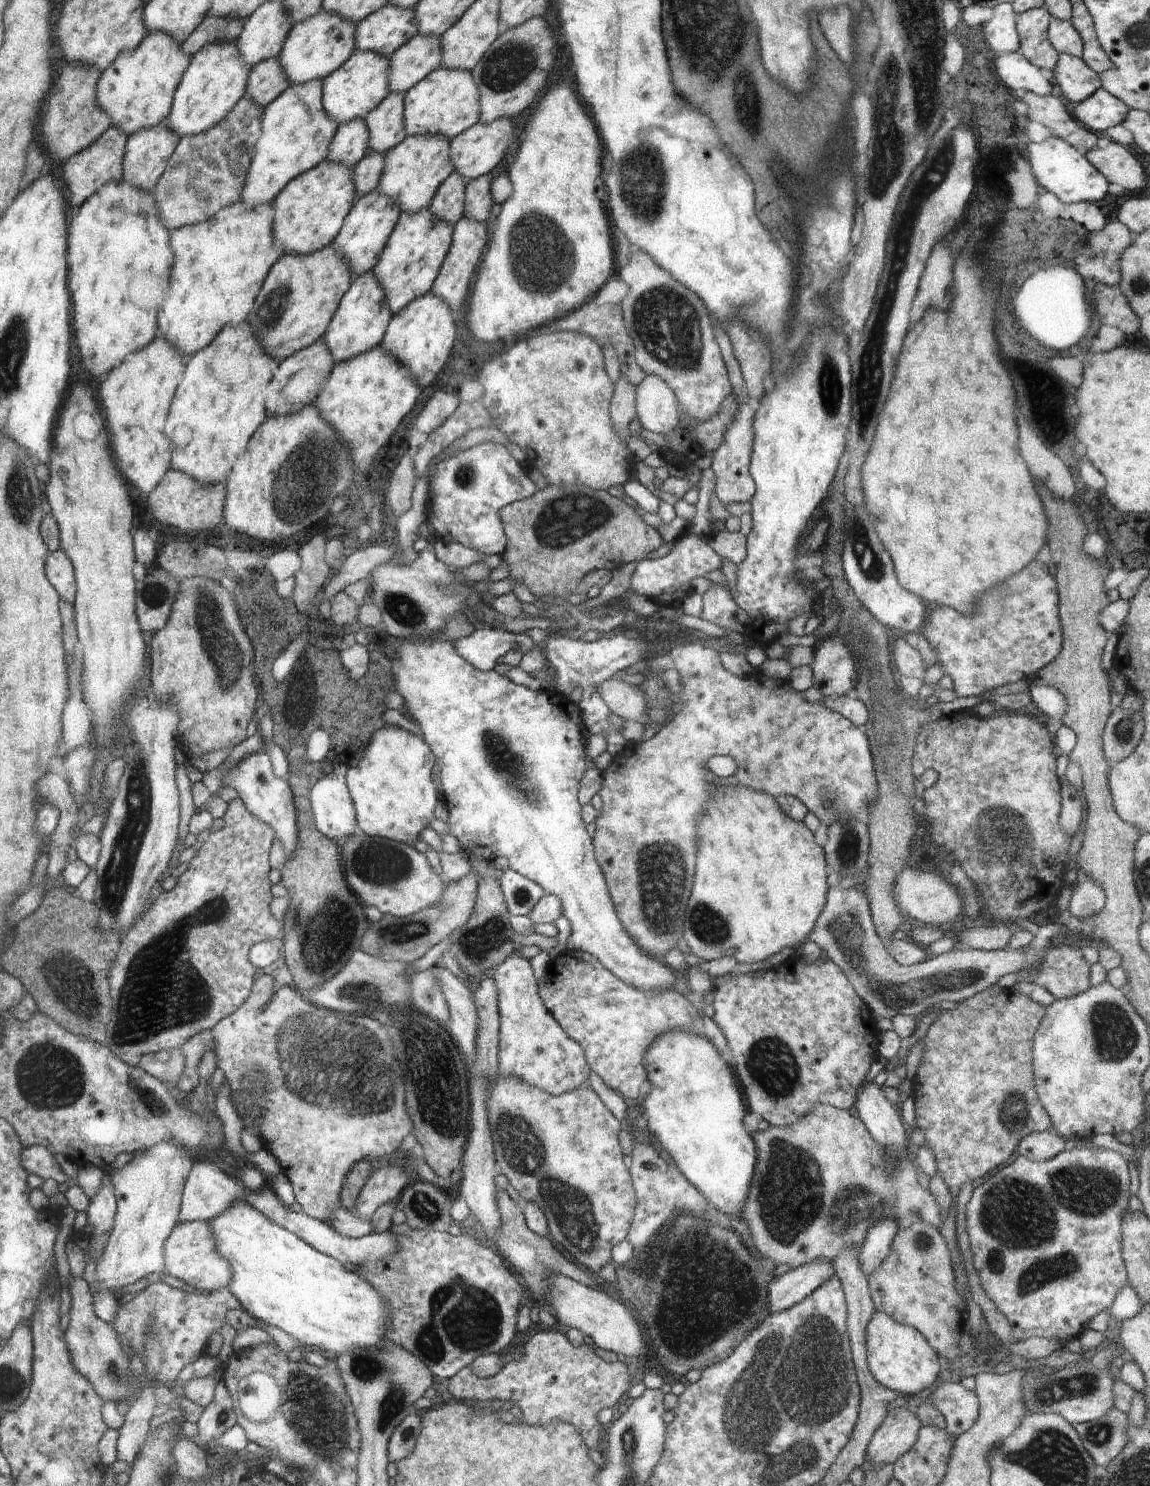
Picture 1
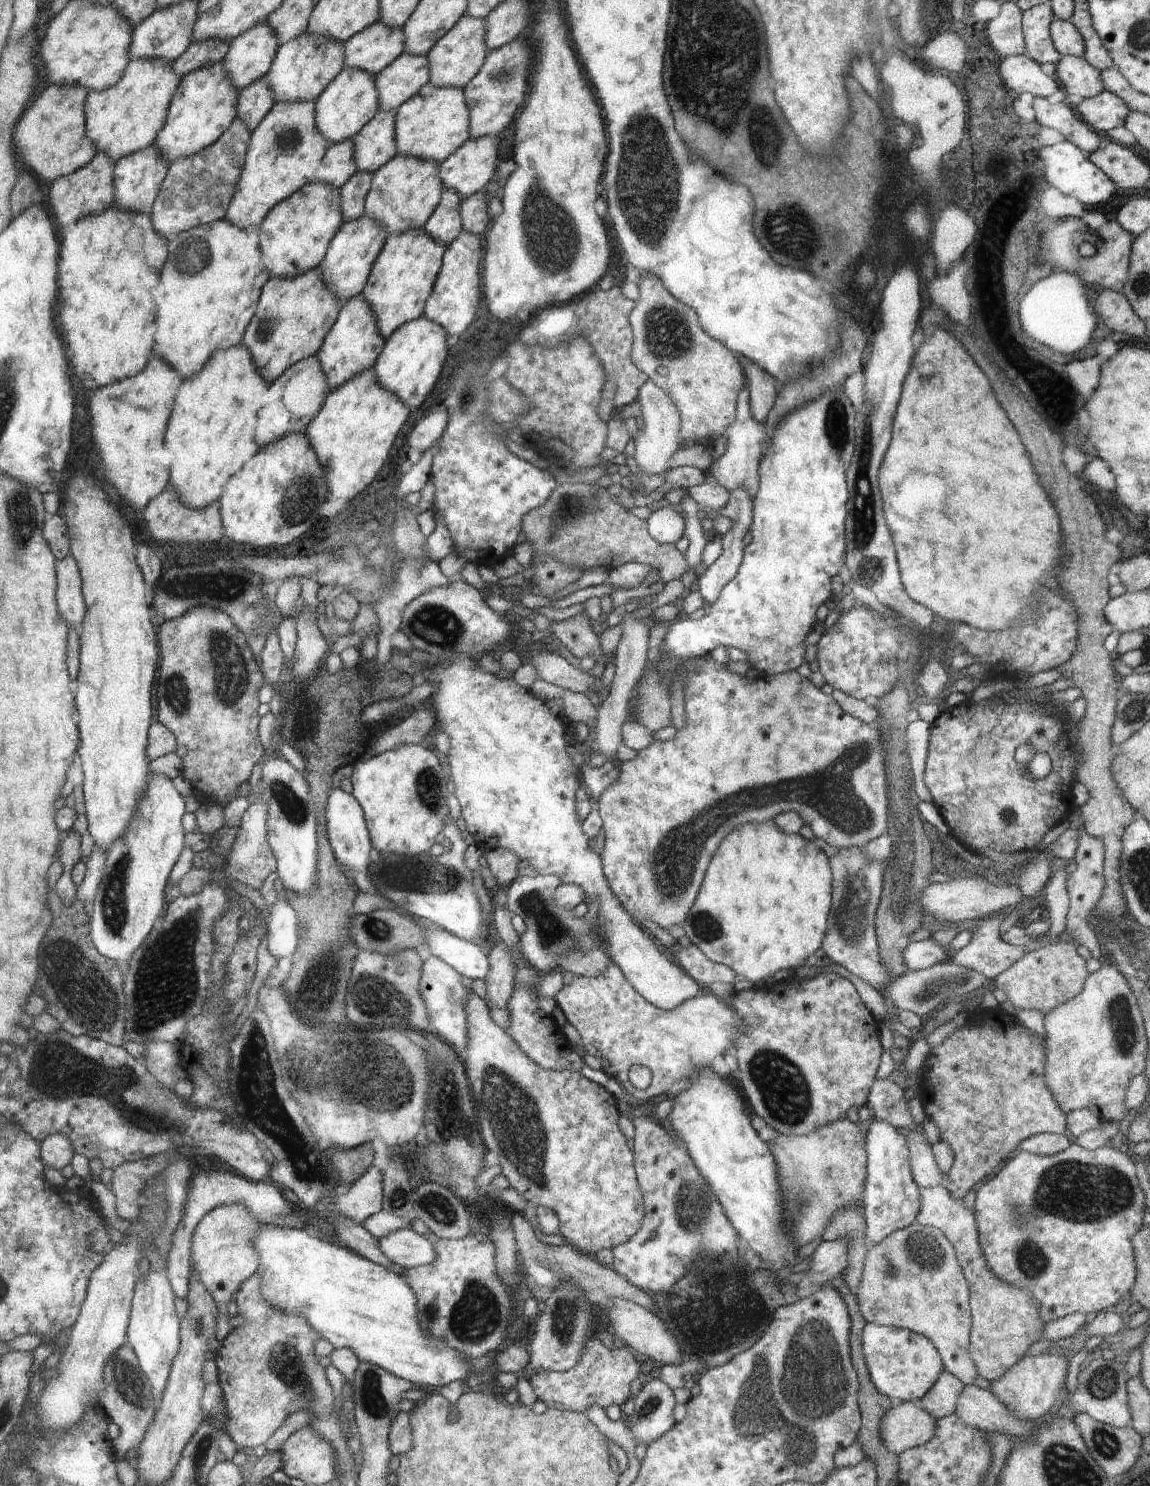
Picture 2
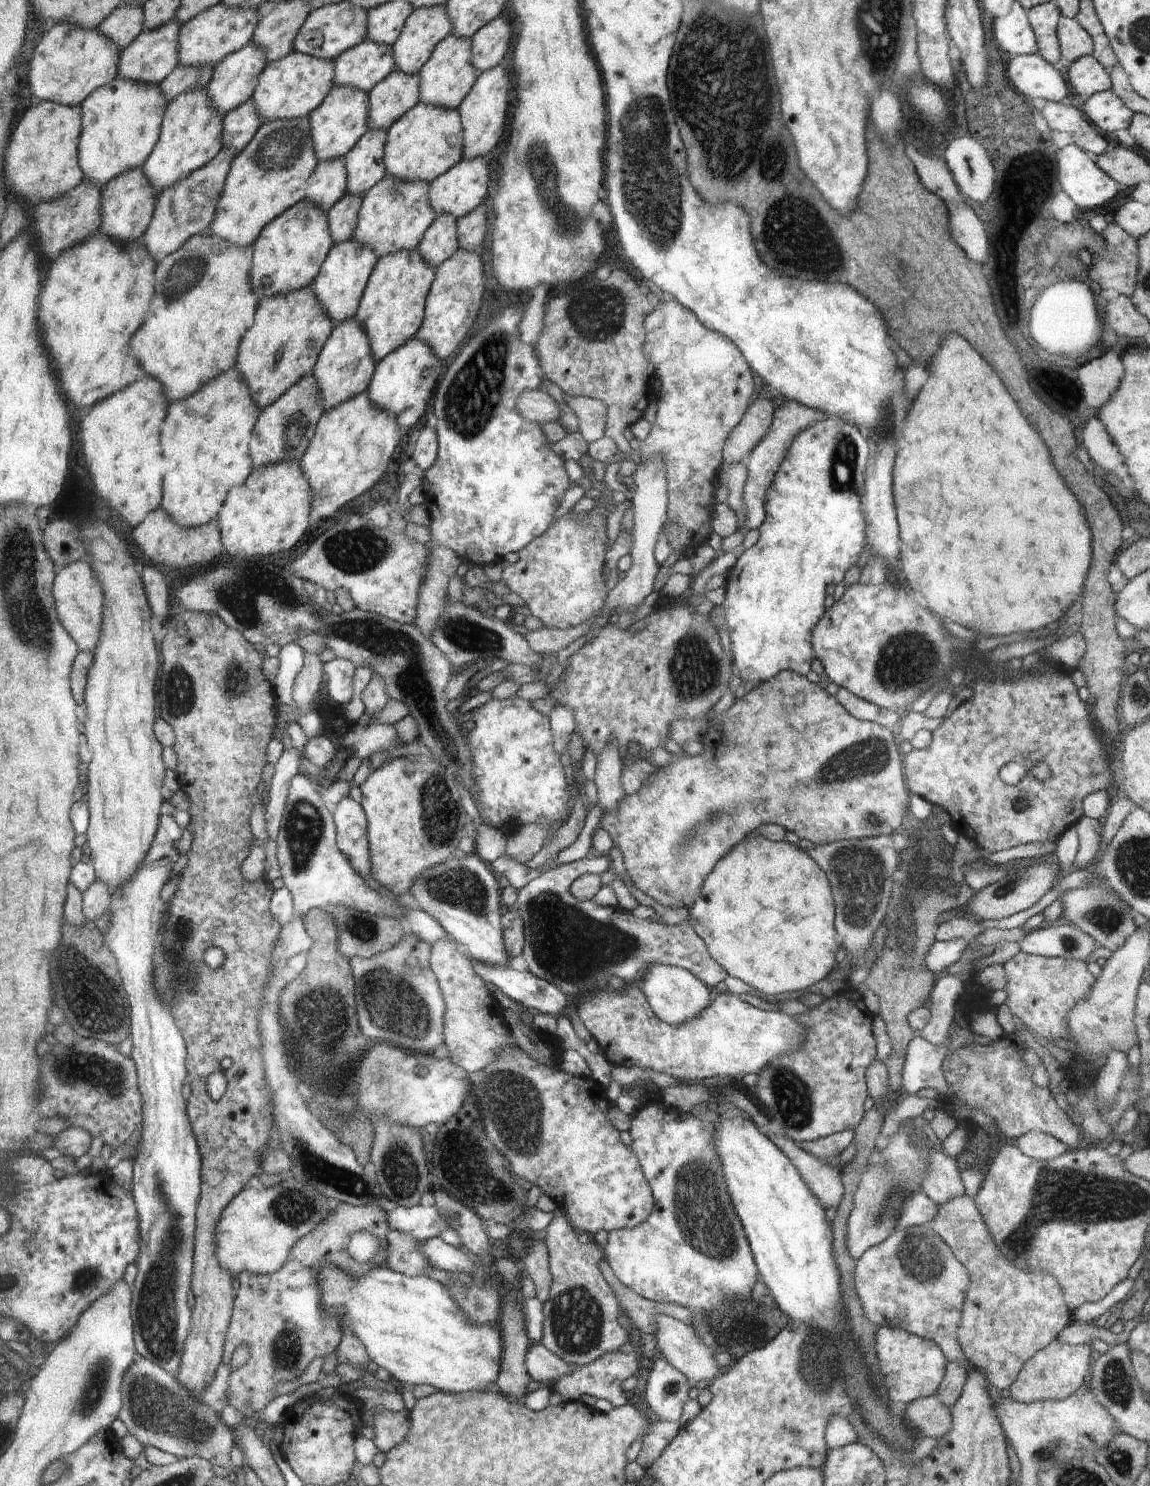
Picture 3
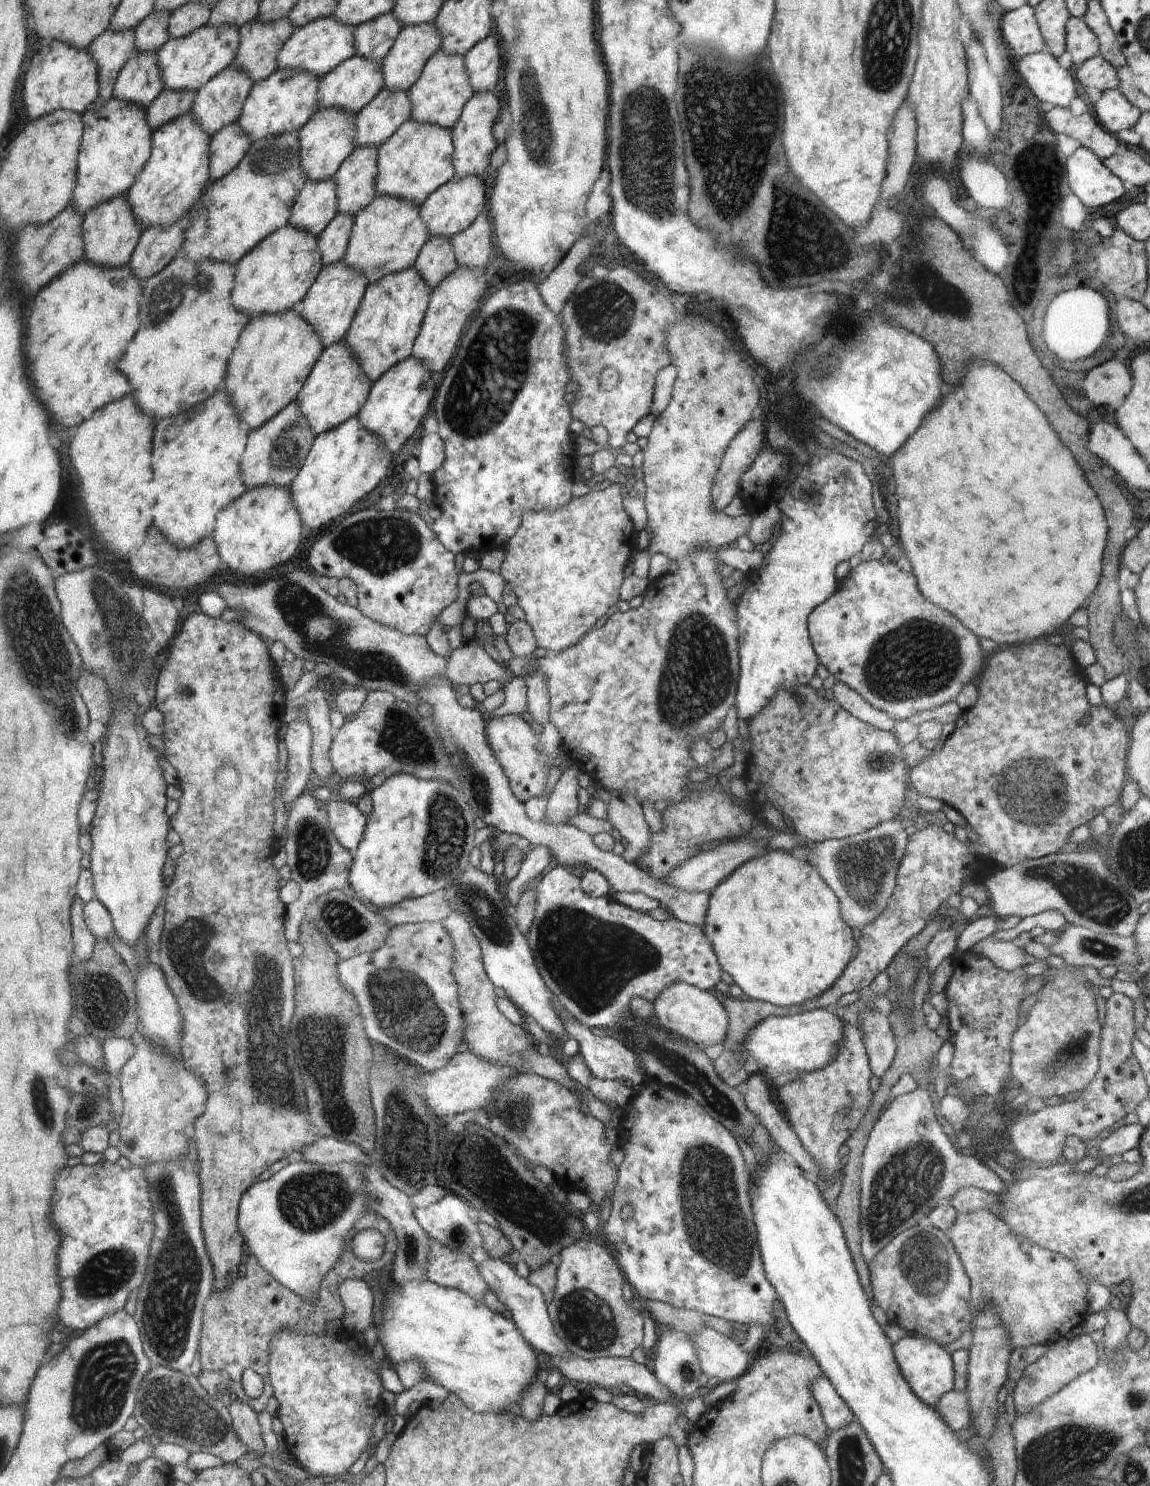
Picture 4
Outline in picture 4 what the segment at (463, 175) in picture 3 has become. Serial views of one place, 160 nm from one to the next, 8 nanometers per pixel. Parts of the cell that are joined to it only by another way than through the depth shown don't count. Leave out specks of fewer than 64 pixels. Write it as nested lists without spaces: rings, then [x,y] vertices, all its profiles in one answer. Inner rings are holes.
[[[476,175],[454,176],[420,205],[420,213],[428,225],[430,236],[443,236],[451,240],[455,234],[474,222],[474,219],[484,210],[484,206],[486,206],[486,192]]]

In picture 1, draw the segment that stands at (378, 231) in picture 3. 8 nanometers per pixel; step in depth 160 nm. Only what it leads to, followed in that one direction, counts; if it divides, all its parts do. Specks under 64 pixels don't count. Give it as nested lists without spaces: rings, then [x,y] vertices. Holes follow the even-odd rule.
[[[440,133],[408,135],[385,152],[385,167],[376,190],[397,200],[402,211],[416,212],[428,207],[438,187],[455,171],[450,140]]]

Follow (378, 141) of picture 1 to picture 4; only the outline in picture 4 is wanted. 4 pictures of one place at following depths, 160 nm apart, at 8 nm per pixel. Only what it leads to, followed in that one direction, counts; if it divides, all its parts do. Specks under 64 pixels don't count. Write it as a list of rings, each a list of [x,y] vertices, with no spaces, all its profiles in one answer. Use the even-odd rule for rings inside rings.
[[[358,145],[356,150],[341,164],[333,178],[337,184],[337,210],[348,213],[353,218],[358,211],[364,210],[376,198],[375,180],[378,180],[378,148]]]

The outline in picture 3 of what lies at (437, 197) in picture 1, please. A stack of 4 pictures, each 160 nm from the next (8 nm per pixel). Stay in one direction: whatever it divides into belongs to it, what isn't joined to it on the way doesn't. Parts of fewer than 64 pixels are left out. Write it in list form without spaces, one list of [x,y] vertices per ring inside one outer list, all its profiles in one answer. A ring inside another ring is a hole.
[[[452,213],[438,215],[436,222],[424,232],[424,238],[417,244],[422,256],[436,268],[459,249],[459,234],[456,228],[457,218]]]

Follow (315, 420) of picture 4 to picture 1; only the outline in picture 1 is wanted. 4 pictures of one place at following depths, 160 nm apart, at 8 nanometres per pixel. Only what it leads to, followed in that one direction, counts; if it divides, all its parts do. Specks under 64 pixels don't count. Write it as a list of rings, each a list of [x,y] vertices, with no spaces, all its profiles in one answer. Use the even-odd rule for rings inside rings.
[[[373,270],[354,278],[352,286],[345,292],[345,296],[333,316],[330,327],[322,336],[334,356],[335,364],[380,345],[388,330],[392,314],[385,288]]]

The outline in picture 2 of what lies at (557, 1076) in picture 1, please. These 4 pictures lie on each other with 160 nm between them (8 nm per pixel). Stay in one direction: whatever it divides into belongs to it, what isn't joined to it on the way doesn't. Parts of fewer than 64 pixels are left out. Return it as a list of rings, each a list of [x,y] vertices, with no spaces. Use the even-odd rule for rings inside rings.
[[[496,904],[494,921],[498,938],[505,942],[509,950],[513,953],[515,961],[515,975],[513,980],[513,991],[510,1000],[507,1002],[509,1014],[509,1025],[505,1031],[517,1042],[518,1048],[526,1053],[530,1060],[546,1070],[579,1072],[582,1068],[582,1058],[574,1052],[574,1048],[568,1044],[564,1038],[560,1026],[554,1022],[552,1015],[546,1013],[538,1005],[537,986],[542,978],[539,970],[525,960],[520,951],[519,934],[514,930],[511,923],[511,912],[504,905],[499,908]]]

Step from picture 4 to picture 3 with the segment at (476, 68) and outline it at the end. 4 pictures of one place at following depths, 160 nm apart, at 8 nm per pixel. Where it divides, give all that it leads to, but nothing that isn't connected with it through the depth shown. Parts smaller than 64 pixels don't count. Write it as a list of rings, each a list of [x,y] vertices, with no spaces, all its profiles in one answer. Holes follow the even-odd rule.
[[[497,16],[471,36],[474,66],[479,72],[496,67],[504,61],[504,56],[512,42],[512,28],[504,16]]]

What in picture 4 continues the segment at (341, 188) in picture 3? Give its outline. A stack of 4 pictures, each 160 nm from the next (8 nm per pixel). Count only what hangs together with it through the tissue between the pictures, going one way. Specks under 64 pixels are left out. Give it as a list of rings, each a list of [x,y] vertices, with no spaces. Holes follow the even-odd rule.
[[[333,176],[323,181],[308,179],[294,201],[288,223],[318,236],[336,216],[337,202]]]

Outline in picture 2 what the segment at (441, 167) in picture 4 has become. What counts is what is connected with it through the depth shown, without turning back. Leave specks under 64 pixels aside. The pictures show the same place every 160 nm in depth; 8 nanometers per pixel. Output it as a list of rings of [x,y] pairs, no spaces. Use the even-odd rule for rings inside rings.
[[[429,82],[417,95],[397,108],[396,116],[397,154],[432,159],[440,164],[456,152],[457,148],[471,137],[470,112],[463,88],[431,85]]]

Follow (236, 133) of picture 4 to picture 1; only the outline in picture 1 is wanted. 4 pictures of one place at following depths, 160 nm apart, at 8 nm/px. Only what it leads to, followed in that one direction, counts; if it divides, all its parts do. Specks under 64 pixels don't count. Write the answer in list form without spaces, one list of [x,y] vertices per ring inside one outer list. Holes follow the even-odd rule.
[[[277,57],[255,64],[249,75],[246,97],[265,107],[291,85]]]

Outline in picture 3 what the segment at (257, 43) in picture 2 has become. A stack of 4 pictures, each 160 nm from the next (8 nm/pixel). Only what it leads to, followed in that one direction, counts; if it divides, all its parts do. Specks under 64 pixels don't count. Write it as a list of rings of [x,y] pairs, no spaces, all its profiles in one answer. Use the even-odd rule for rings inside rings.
[[[250,42],[245,47],[239,48],[222,59],[220,63],[215,64],[212,78],[206,88],[207,93],[222,116],[252,98],[260,74],[268,66],[268,62],[267,50],[264,47],[259,47],[256,43]]]

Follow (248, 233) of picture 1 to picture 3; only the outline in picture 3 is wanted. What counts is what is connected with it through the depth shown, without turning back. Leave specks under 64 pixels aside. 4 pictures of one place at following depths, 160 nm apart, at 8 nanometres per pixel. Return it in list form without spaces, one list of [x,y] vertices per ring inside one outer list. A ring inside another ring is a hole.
[[[208,232],[192,236],[176,251],[162,257],[157,268],[154,304],[150,304],[150,312],[146,312],[146,324],[142,324],[142,332],[134,336],[134,356],[146,364],[148,374],[158,376],[158,380],[170,388],[172,400],[190,396],[237,363],[242,339],[253,326],[260,306],[260,298],[251,285],[254,250],[254,244],[241,247]],[[190,276],[198,278],[190,284]],[[180,292],[184,294],[180,296]]]

